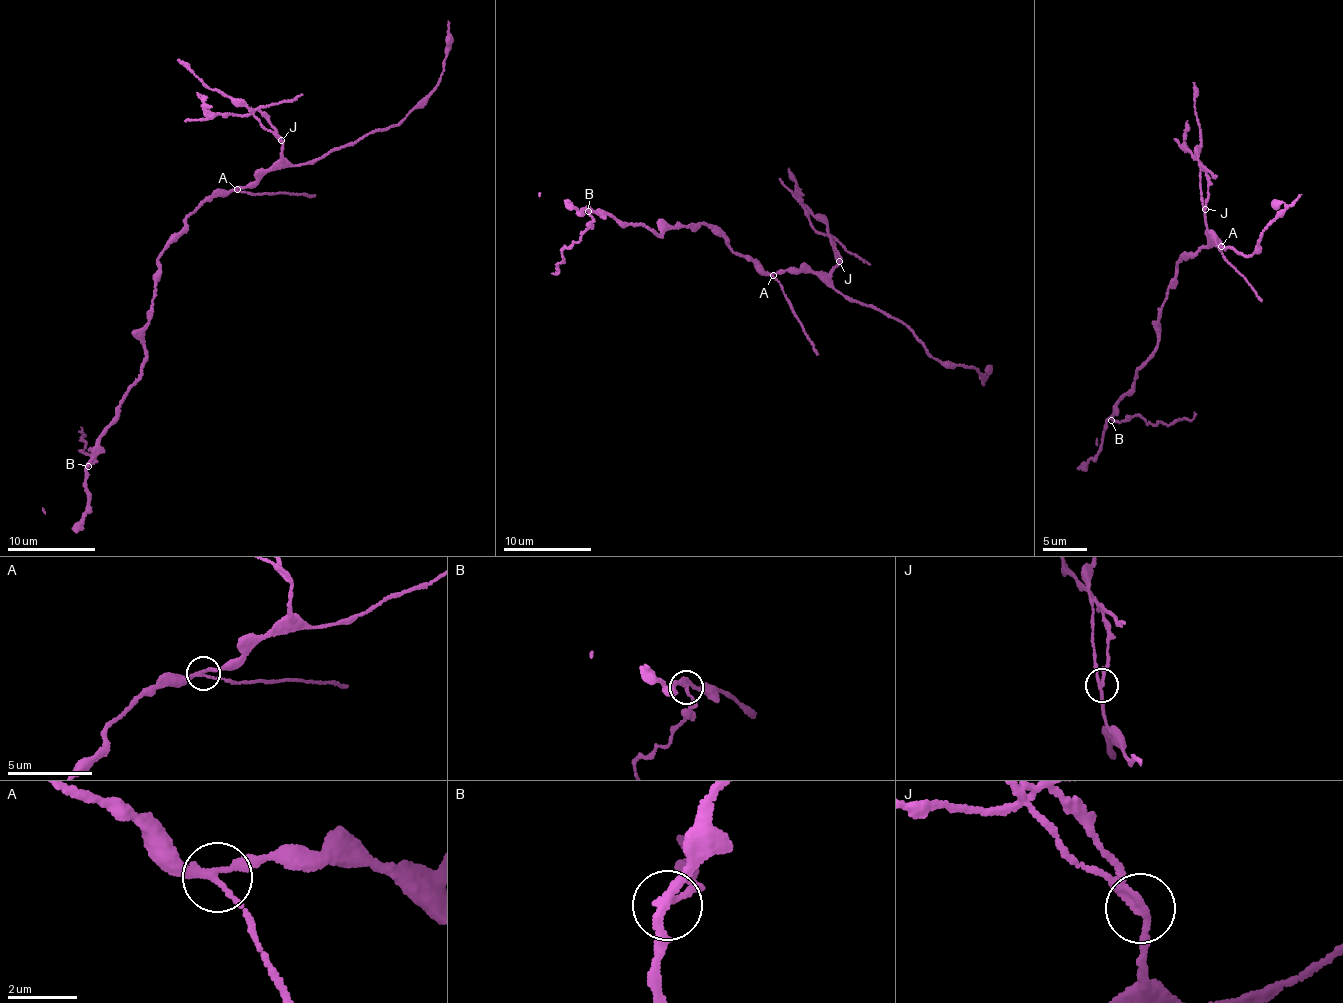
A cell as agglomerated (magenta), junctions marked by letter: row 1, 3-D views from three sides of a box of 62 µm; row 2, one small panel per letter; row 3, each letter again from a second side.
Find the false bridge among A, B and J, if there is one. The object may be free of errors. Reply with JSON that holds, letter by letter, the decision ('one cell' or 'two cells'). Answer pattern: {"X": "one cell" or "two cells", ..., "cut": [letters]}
{"A": "one cell", "B": "one cell", "J": "two cells", "cut": ["J"]}

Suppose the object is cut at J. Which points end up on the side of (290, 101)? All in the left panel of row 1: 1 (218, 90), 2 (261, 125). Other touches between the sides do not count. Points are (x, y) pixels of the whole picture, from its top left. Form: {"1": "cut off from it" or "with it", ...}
{"1": "cut off from it", "2": "cut off from it"}

